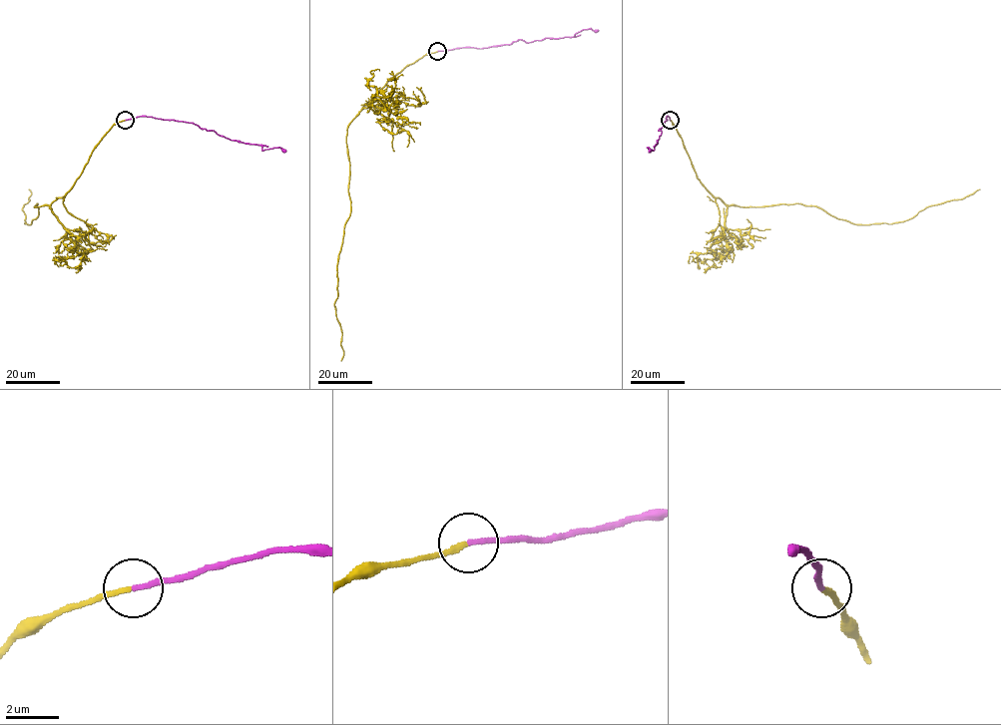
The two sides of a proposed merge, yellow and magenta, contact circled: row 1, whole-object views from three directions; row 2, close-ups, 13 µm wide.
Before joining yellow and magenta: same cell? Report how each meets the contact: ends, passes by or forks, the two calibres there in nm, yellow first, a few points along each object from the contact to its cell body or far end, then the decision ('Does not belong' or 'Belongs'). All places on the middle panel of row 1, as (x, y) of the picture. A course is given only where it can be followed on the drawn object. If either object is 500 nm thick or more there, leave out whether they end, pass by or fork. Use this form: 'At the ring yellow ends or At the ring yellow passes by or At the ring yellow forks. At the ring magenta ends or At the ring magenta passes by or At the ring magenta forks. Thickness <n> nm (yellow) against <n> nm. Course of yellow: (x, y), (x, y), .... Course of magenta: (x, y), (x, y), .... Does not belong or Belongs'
At the ring yellow ends. At the ring magenta ends. Thickness 200 nm (yellow) against 200 nm. Course of yellow: (437, 51), (427, 53), (392, 77), (347, 129), (350, 213), (337, 263), (334, 302), (343, 350), (340, 361). Course of magenta: (437, 51), (486, 48), (520, 39), (529, 43), (546, 38), (571, 37), (586, 29), (599, 30). Belongs

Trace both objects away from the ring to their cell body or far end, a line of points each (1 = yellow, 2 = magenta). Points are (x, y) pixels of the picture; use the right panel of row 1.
1: (670, 120), (696, 177), (729, 205), (801, 203), (854, 223), (894, 223), (980, 188)
2: (670, 120), (667, 116), (658, 131), (662, 134), (654, 149), (648, 148), (649, 152)

